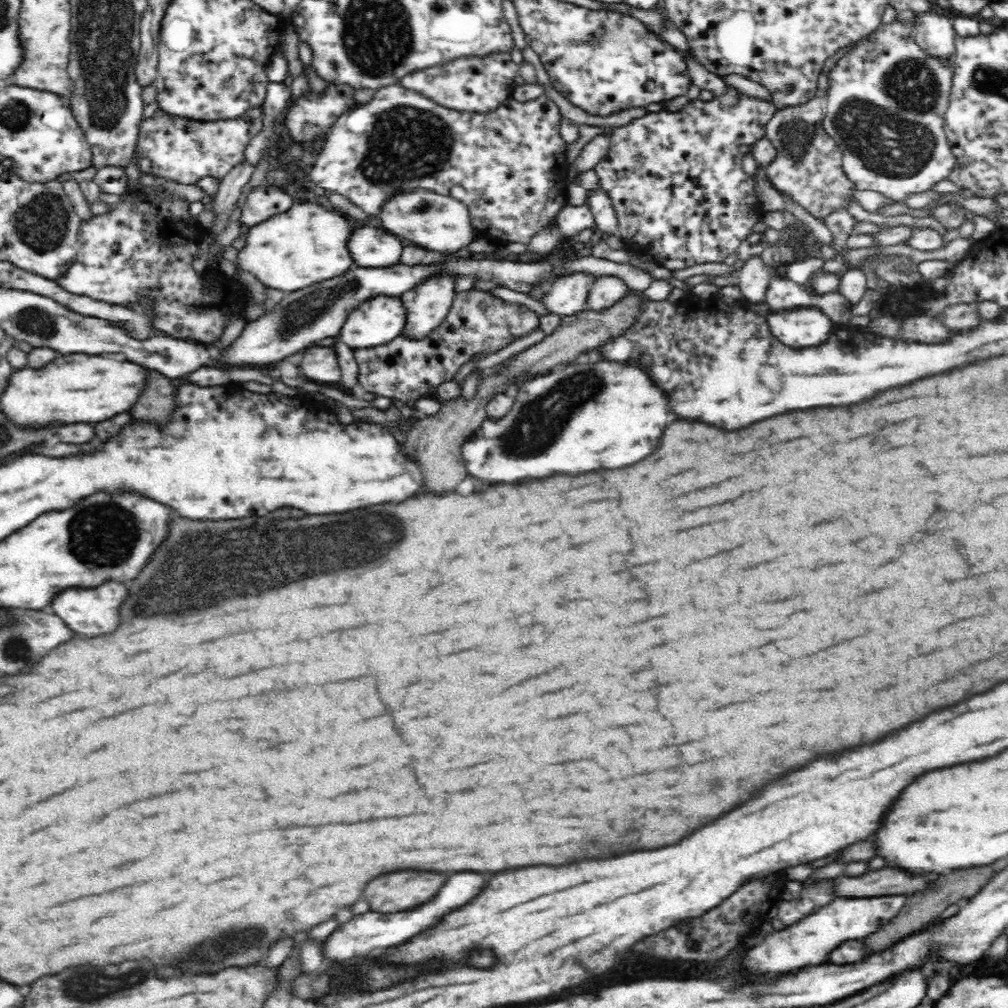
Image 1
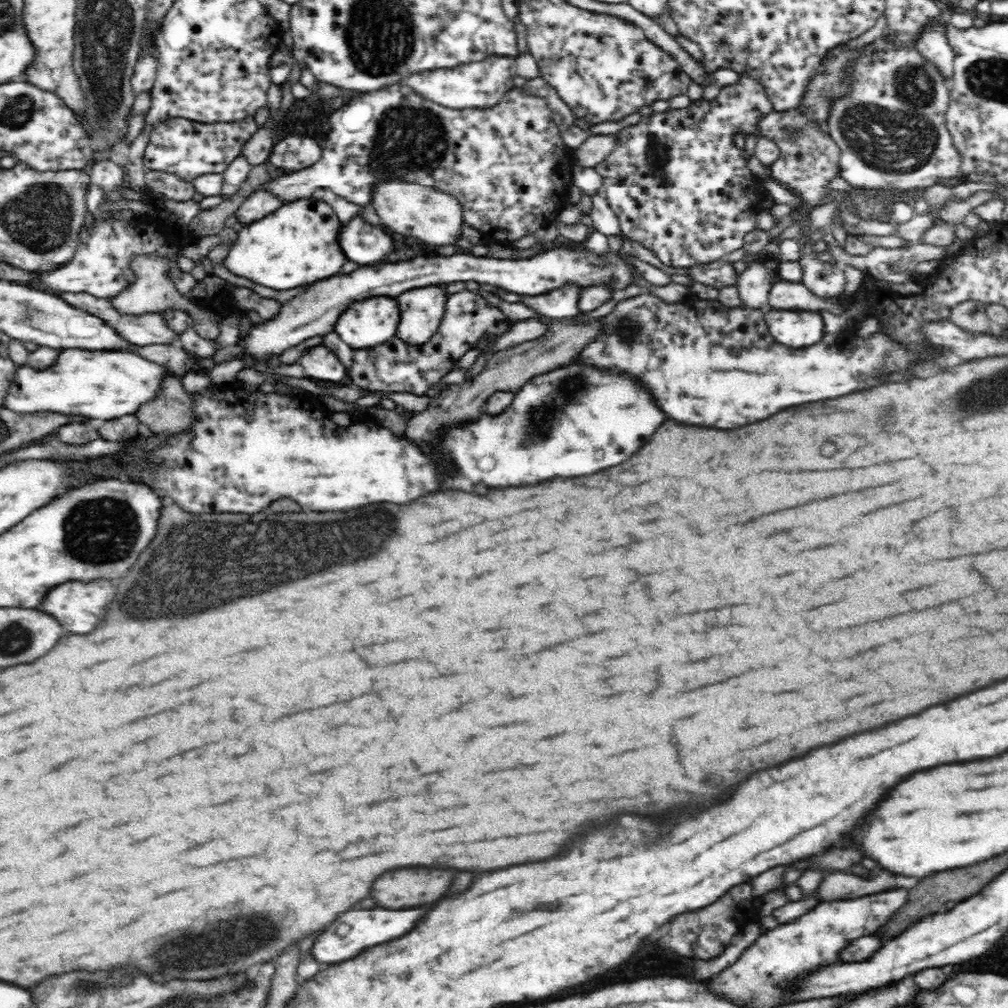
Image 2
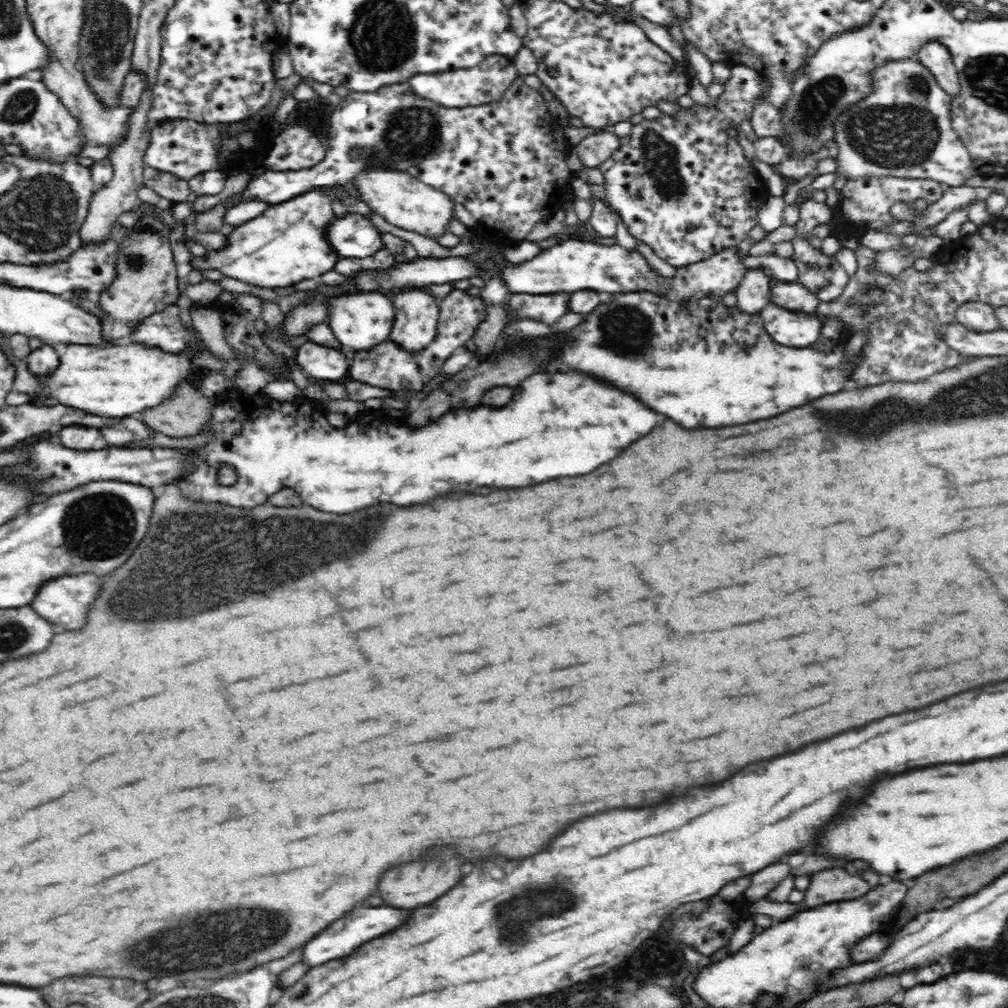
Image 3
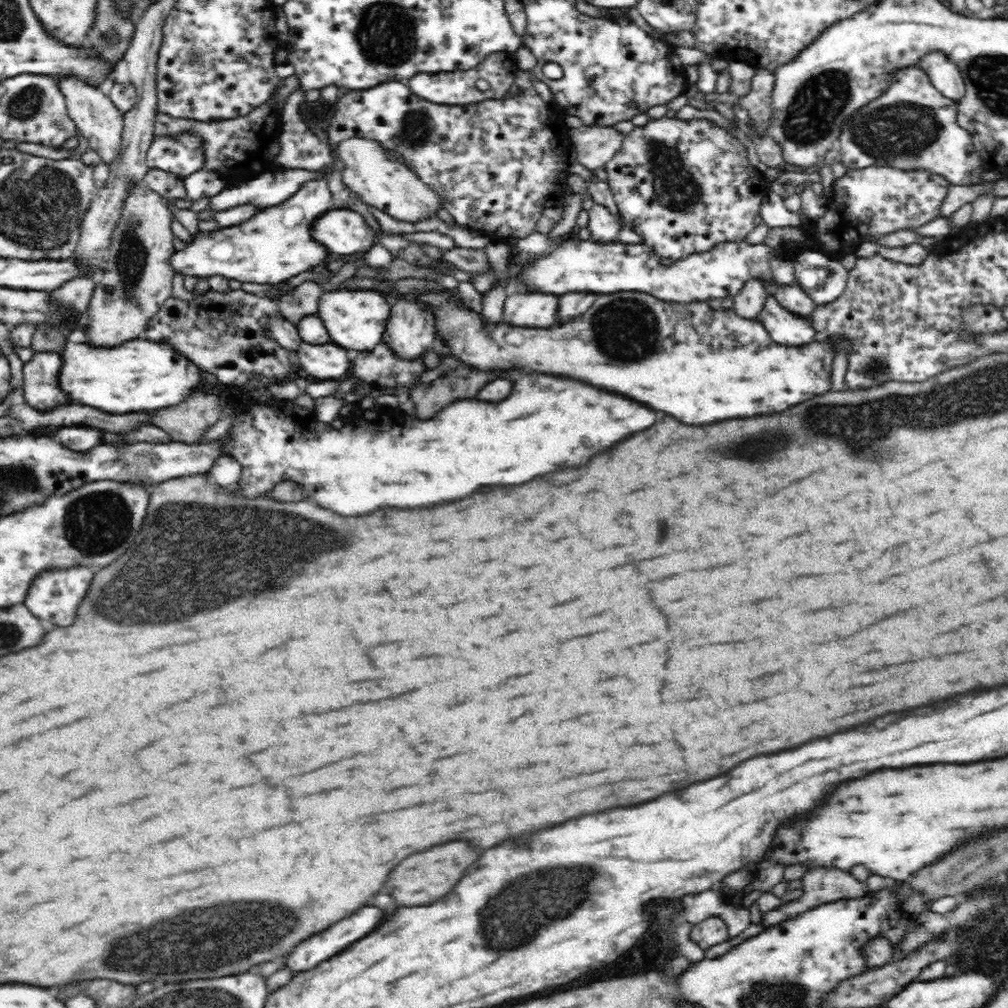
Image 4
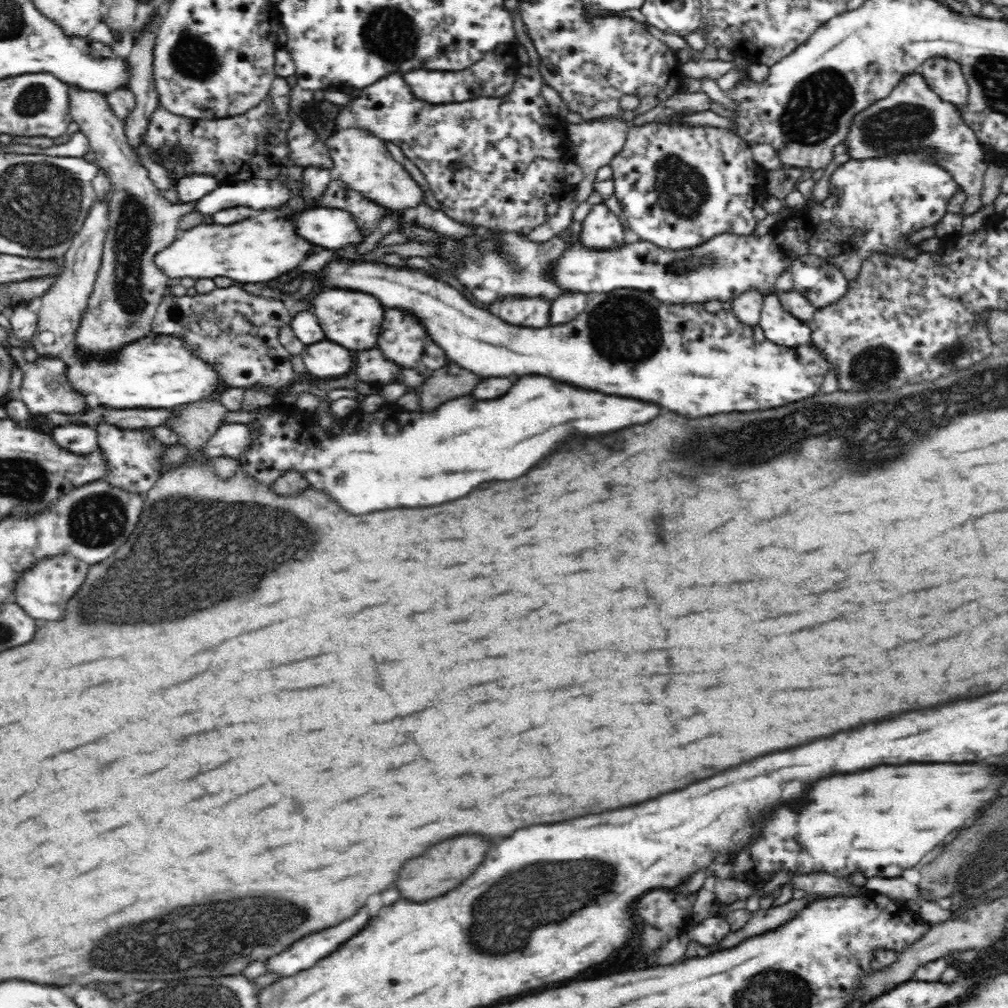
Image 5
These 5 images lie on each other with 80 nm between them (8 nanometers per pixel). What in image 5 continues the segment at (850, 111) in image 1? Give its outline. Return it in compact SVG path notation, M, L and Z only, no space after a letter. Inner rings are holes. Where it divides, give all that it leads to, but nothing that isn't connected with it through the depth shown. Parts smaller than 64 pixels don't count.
M918 72L904 76L886 99L854 115L852 121L849 134L842 142L850 159L863 161L902 153L928 153L934 157L934 165L948 172L965 190L967 198L959 216L965 218L982 208L982 184L988 165L984 149L962 121L959 107L936 95Z

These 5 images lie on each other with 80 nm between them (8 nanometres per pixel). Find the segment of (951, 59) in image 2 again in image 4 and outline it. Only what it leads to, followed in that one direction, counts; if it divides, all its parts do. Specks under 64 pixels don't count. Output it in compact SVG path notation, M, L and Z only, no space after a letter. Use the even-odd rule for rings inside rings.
M933 51L925 55L917 66L926 72L932 85L948 99L958 102L965 96L965 84L960 72L943 52Z

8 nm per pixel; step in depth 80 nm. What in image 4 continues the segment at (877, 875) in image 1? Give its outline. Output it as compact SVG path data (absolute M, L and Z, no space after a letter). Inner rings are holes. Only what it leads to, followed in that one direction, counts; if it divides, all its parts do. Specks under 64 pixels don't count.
M812 868L804 874L803 894L794 901L786 901L779 909L763 914L762 926L776 926L784 920L790 920L801 912L806 912L819 904L842 900L842 898L860 898L868 891L868 886L856 880L852 874L834 870L834 868Z

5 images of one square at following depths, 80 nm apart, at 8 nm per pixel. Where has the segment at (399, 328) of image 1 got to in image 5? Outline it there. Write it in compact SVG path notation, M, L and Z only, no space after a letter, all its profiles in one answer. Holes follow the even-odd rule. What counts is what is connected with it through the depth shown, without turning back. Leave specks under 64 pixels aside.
M326 290L314 298L314 314L320 320L328 340L336 344L346 344L350 350L366 350L374 348L374 340L378 340L378 328L382 324L382 304L372 296L362 296L362 292L346 292L346 290Z

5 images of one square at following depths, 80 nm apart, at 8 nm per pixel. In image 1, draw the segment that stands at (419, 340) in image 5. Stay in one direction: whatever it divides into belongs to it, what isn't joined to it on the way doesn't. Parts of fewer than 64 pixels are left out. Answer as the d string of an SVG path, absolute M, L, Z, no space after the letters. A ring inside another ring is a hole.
M436 272L400 296L408 312L403 334L424 339L442 324L458 292L455 280L449 272Z

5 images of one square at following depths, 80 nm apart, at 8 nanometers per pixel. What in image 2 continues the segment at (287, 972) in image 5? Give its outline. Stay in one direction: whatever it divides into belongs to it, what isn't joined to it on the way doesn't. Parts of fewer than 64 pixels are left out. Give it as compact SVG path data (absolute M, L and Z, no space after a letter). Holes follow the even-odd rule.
M350 910L338 916L316 940L312 954L318 962L342 962L350 960L350 956L362 954L362 948L372 948L378 944L384 944L386 940L396 940L398 936L404 936L422 920L422 910Z

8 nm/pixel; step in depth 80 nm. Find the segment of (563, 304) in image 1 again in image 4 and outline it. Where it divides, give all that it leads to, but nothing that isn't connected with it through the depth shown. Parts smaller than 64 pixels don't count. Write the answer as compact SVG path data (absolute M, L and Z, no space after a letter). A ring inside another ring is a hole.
M512 290L504 306L506 323L517 327L552 327L558 316L559 295Z

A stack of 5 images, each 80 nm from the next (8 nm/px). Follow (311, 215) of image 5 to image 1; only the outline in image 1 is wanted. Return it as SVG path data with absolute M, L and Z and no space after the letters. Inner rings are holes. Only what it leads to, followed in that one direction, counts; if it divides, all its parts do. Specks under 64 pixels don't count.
M370 226L356 228L348 244L354 262L364 268L388 268L400 264L405 245L400 237Z

